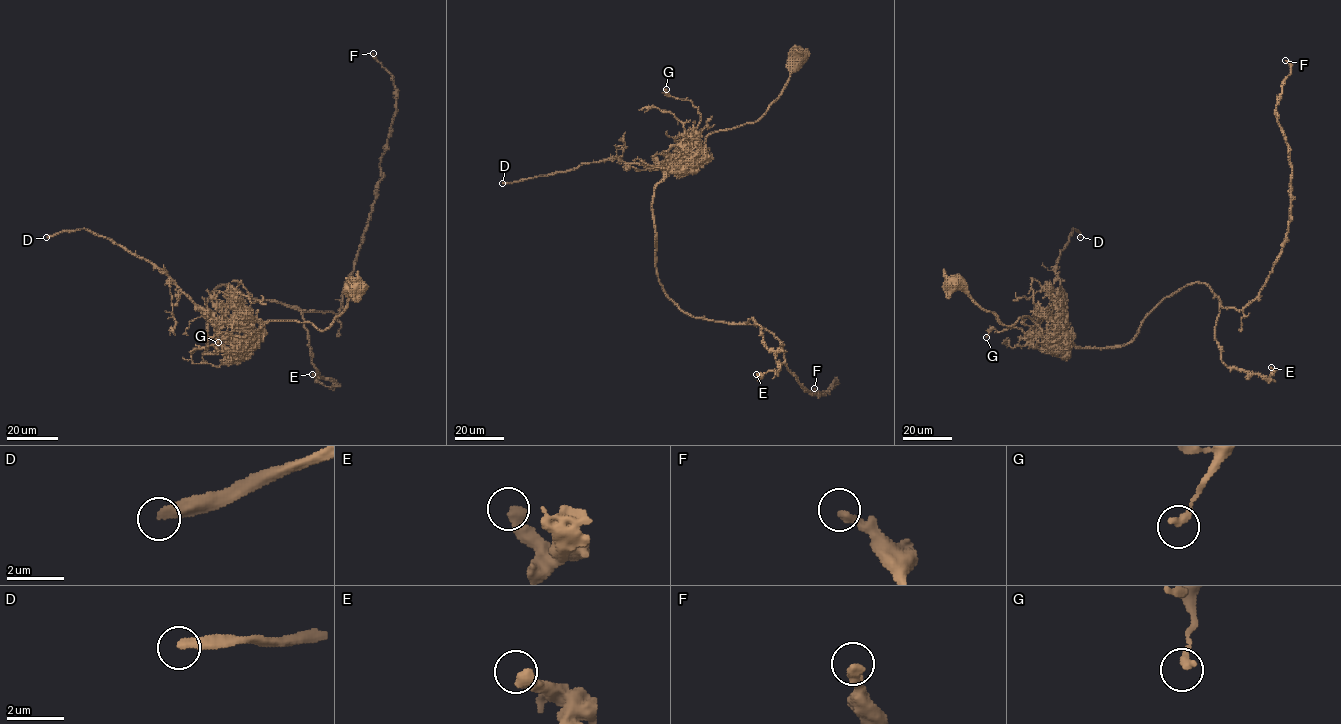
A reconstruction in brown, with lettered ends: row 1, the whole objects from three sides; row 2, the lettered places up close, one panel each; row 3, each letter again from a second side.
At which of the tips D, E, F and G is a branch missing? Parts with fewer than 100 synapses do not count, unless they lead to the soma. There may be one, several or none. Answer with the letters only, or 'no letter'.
D

